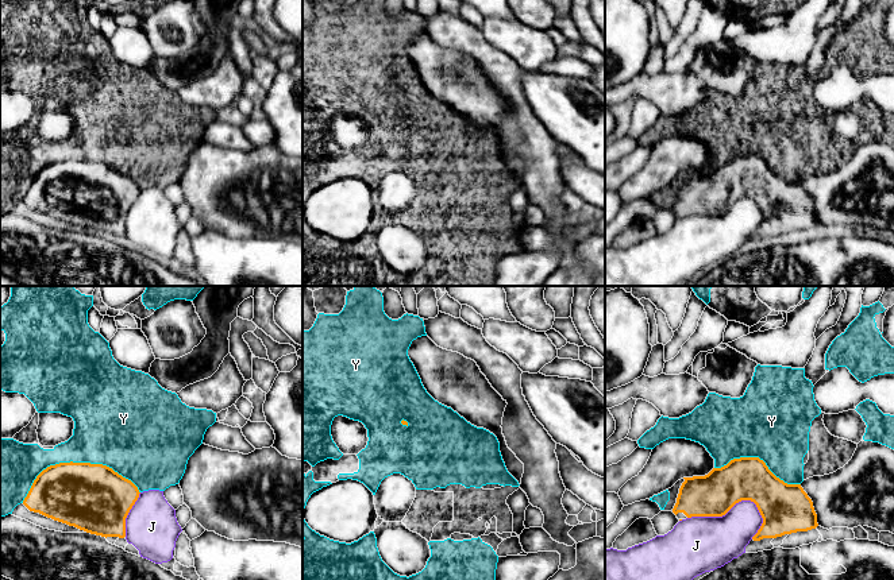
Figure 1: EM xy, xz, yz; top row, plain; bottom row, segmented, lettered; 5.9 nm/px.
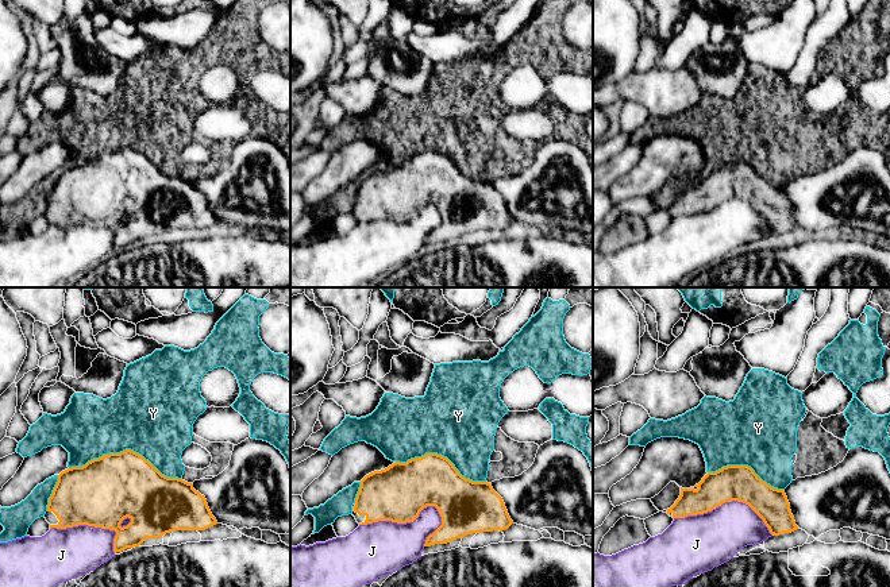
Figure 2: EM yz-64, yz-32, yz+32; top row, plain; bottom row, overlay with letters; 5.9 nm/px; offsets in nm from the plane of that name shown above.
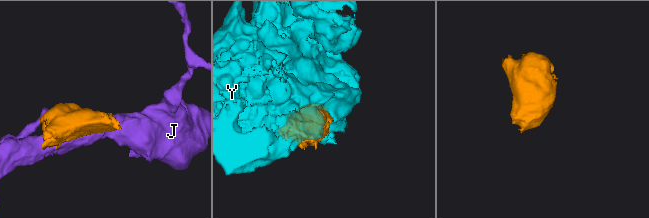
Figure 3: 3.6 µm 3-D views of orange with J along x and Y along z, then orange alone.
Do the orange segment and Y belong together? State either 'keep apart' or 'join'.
keep apart

